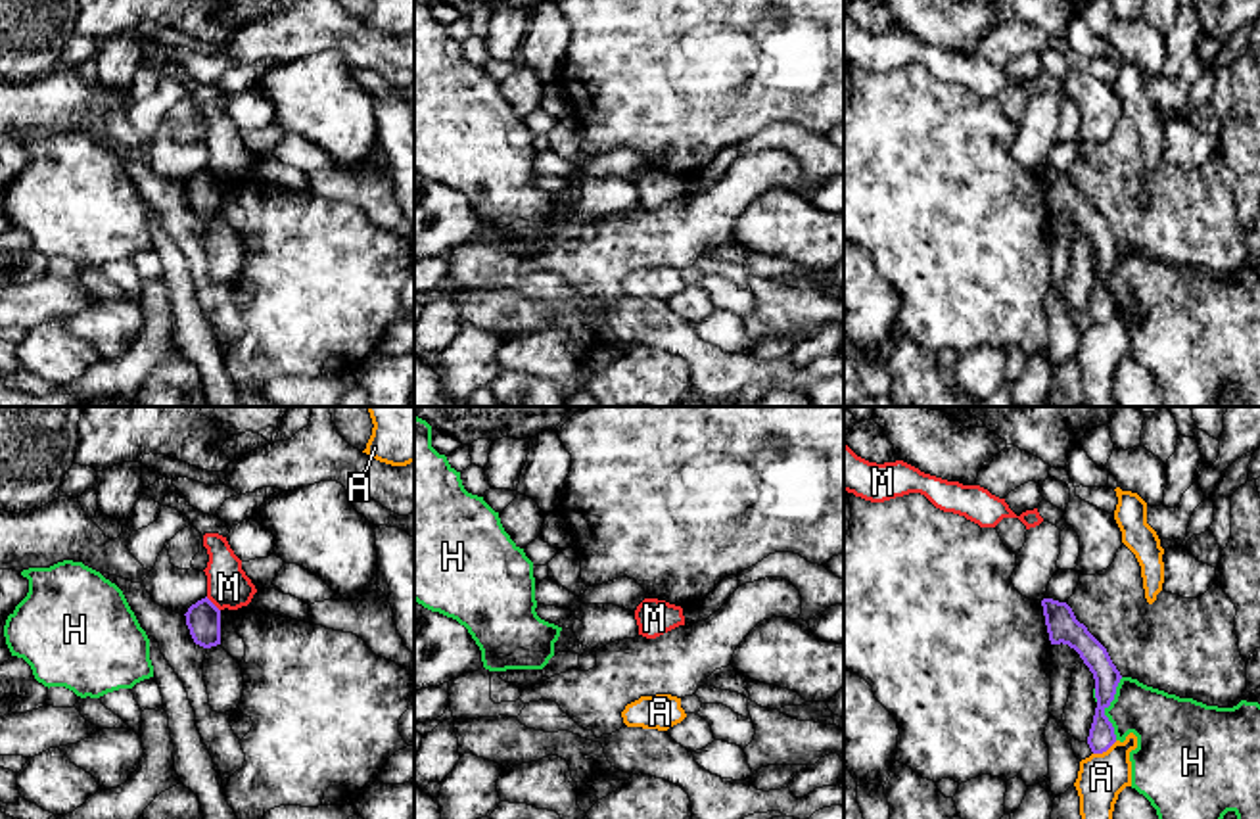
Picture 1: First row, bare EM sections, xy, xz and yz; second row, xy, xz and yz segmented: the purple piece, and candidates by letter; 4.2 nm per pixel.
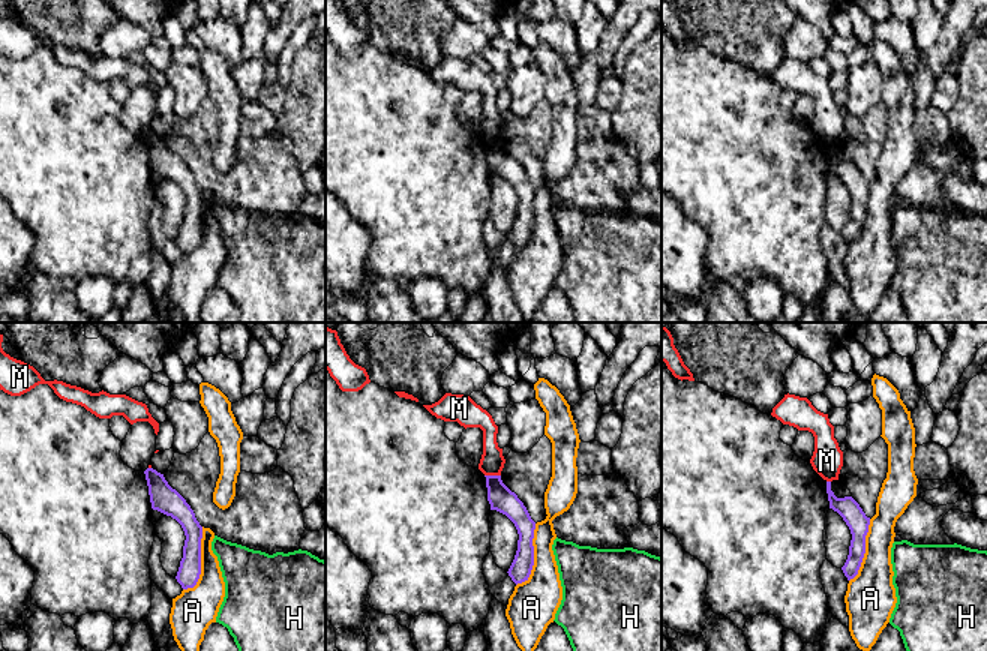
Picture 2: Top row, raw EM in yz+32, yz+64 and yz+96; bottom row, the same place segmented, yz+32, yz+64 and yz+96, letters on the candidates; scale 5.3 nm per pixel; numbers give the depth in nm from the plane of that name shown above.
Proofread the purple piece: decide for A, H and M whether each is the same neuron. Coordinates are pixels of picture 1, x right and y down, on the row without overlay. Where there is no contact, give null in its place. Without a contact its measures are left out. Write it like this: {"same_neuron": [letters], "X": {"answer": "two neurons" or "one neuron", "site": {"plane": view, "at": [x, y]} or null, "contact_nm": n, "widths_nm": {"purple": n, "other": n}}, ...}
{"same_neuron": [], "A": {"answer": "two neurons", "site": {"plane": "yz", "at": [1105, 321]}, "contact_nm": 120, "widths_nm": {"purple": 110, "other": 200}}, "H": {"answer": "two neurons", "site": {"plane": "yz", "at": [1107, 277]}, "contact_nm": 260, "widths_nm": {"purple": 110, "other": 260}}, "M": {"answer": "two neurons", "site": {"plane": "xy", "at": [213, 175]}, "contact_nm": 90, "widths_nm": {"purple": 140, "other": 180}}}

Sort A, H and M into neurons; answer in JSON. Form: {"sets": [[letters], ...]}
{"sets": [["A"], ["H"], ["M"]]}

